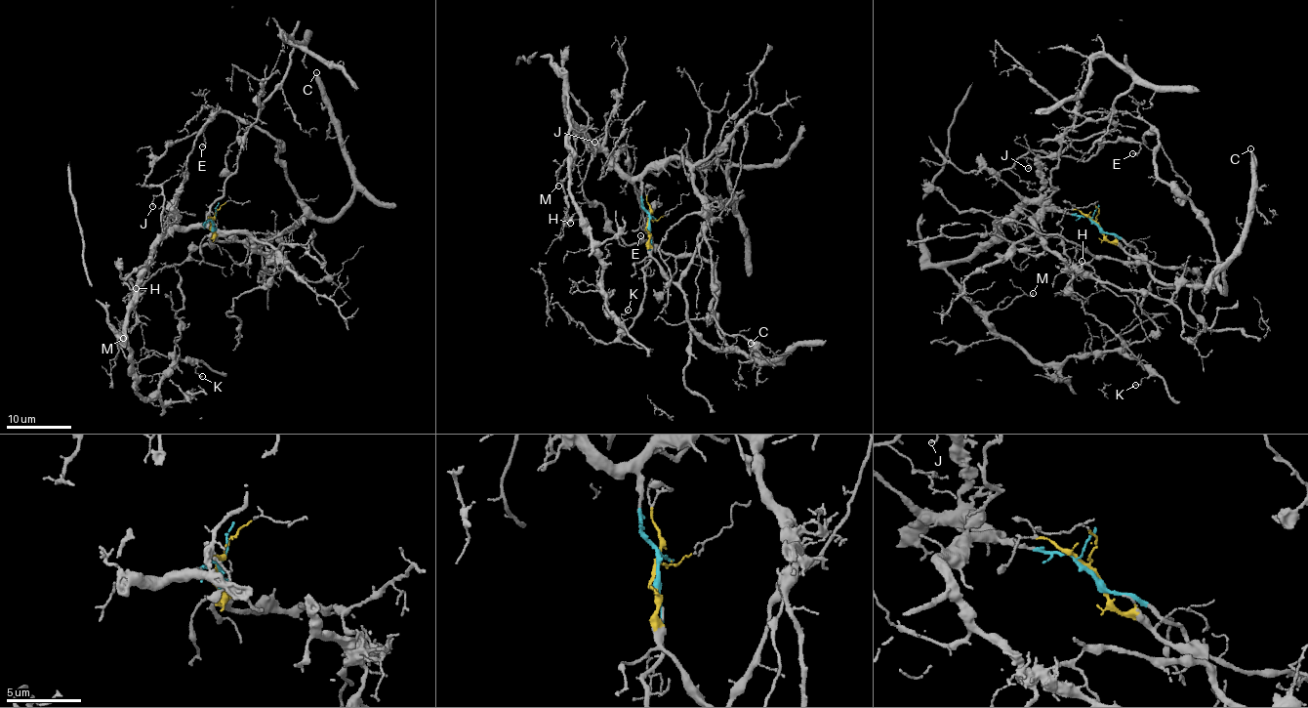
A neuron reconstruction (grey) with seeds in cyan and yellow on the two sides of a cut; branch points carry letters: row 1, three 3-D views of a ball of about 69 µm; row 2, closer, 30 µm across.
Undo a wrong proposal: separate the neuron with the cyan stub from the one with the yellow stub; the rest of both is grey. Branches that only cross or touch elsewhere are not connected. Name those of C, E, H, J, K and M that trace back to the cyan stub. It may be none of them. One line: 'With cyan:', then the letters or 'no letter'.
With cyan: H, K, M

